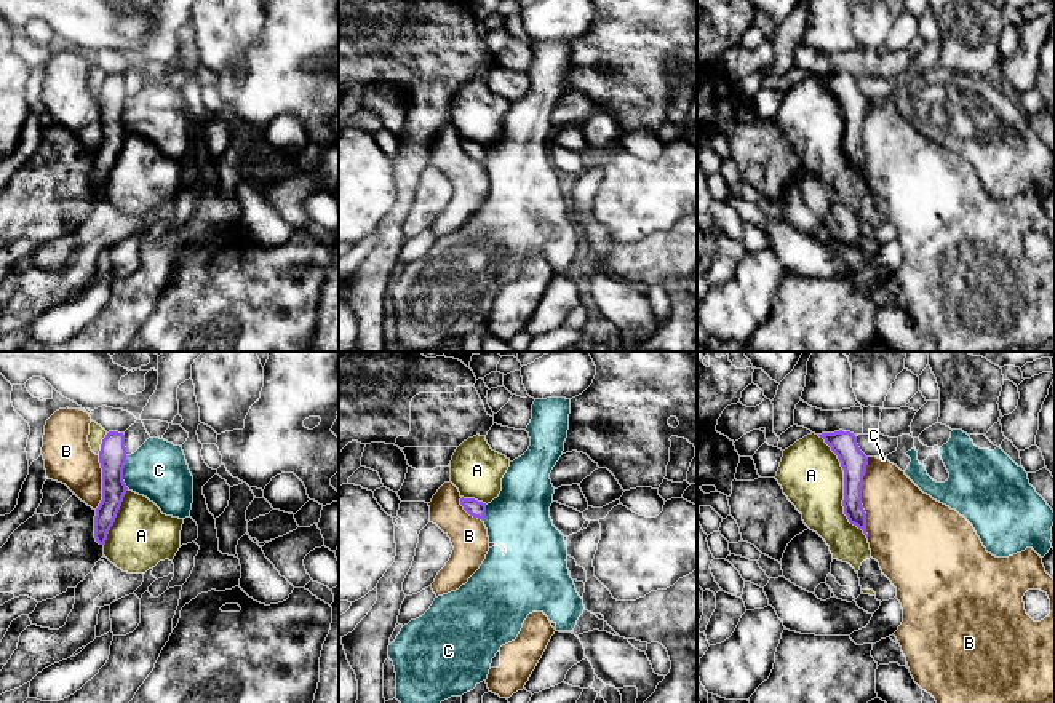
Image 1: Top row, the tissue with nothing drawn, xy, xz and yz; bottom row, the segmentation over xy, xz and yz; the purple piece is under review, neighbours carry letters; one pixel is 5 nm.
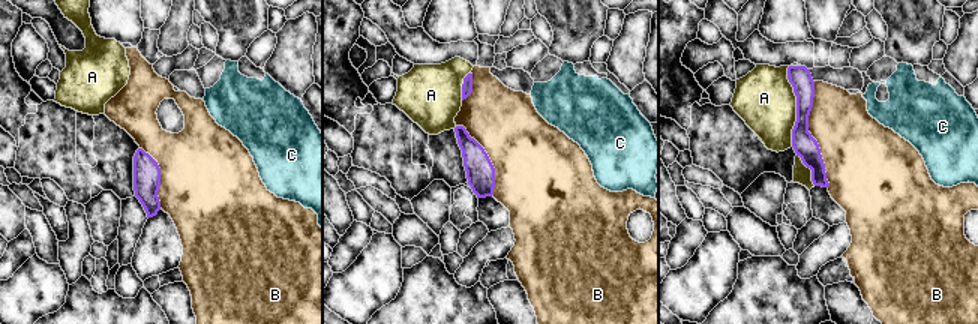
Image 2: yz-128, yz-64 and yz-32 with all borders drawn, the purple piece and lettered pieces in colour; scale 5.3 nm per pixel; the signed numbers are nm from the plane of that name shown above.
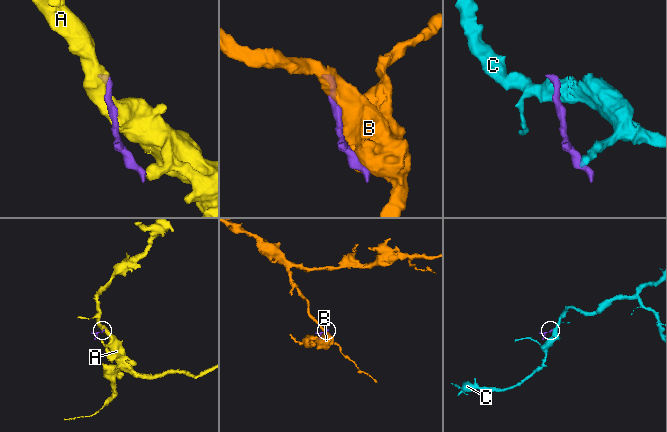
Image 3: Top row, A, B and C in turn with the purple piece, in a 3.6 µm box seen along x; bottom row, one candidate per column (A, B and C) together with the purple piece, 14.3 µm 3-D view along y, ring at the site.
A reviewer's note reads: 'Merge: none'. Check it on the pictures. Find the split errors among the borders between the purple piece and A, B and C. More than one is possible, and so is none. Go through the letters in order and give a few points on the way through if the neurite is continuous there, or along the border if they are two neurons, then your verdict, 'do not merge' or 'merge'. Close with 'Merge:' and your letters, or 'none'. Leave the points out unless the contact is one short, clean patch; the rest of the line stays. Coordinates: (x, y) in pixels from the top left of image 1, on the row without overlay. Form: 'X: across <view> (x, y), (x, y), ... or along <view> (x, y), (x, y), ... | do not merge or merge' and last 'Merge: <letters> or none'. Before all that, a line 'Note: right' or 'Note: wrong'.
Note: wrong
A: do not merge
B: merge
C: along xy (125, 98), (123, 125), (128, 130) | do not merge
Merge: B

